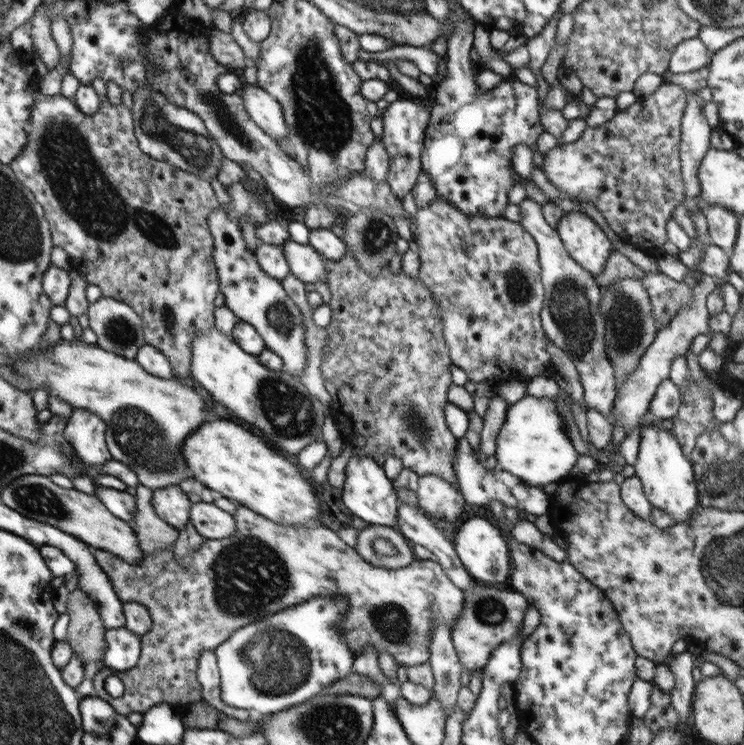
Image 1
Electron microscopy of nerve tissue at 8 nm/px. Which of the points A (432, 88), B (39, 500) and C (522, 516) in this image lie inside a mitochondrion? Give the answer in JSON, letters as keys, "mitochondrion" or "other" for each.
{"A":"other","B":"mitochondrion","C":"other"}

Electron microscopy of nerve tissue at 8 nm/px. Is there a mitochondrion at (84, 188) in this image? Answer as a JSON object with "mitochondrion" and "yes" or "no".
{"mitochondrion":"yes"}

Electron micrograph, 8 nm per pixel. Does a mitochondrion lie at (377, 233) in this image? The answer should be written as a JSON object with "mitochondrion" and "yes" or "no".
{"mitochondrion":"yes"}

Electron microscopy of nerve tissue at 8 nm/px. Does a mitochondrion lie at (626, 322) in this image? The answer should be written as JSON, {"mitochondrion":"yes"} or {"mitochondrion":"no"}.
{"mitochondrion":"yes"}

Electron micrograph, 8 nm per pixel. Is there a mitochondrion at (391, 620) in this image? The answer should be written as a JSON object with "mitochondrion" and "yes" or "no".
{"mitochondrion":"yes"}

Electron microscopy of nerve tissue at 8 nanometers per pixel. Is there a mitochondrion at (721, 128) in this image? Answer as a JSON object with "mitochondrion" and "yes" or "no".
{"mitochondrion":"no"}

